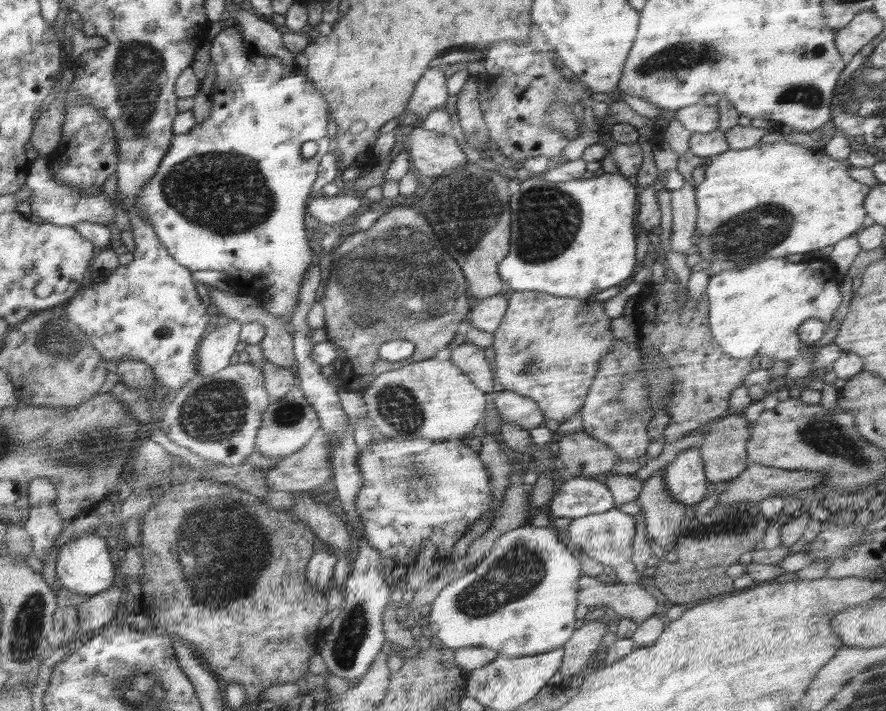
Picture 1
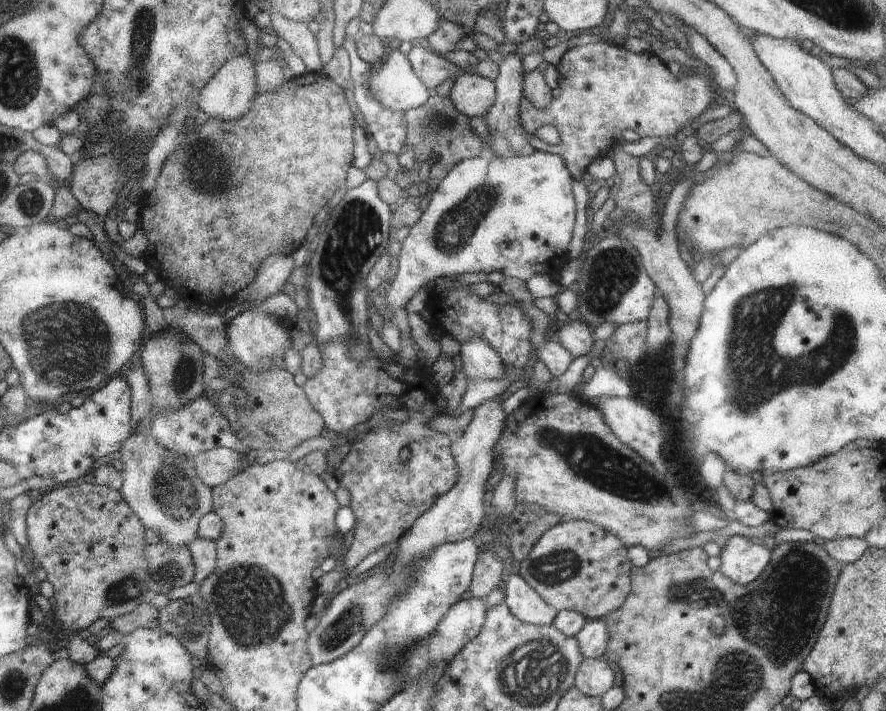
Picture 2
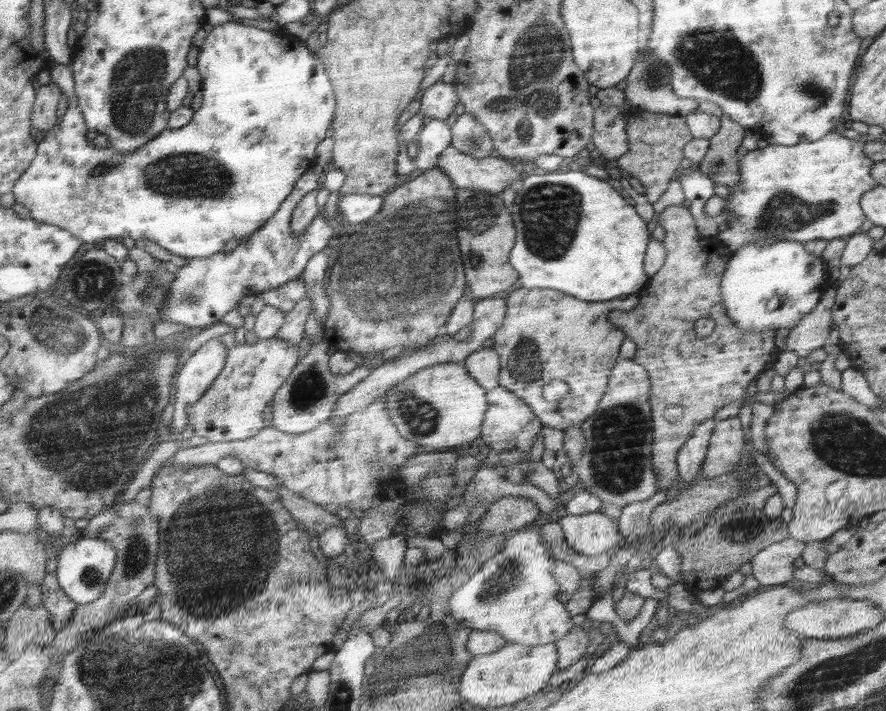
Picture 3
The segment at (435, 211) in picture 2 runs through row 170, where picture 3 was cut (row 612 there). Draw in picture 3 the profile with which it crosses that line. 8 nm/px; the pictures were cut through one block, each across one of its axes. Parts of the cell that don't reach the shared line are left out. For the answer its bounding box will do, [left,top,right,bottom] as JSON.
[448,528,572,646]

